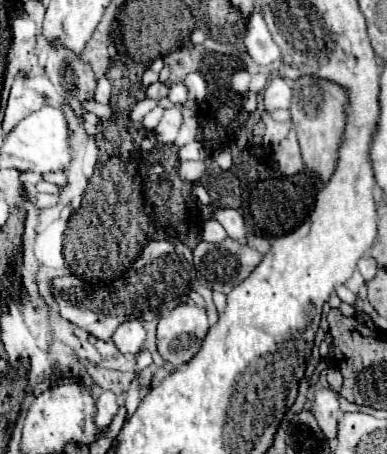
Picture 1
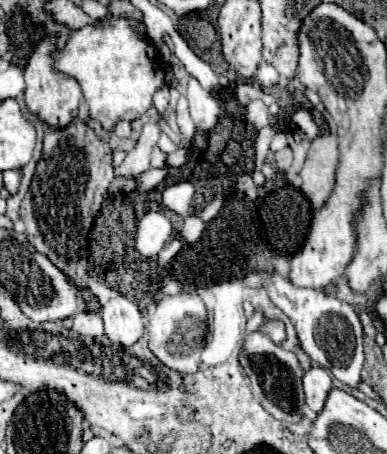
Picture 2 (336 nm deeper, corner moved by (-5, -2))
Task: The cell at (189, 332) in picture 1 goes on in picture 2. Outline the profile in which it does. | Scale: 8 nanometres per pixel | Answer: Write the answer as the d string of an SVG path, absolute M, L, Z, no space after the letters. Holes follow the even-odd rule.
M180 292L176 296L164 296L150 320L150 350L152 354L172 370L196 372L200 366L200 354L206 334L206 306L198 294Z

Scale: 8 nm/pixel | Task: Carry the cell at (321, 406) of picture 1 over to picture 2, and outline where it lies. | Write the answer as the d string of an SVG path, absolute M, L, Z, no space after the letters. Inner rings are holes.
M312 366L308 372L304 372L304 394L306 394L306 404L310 410L316 414L320 408L324 408L324 400L328 398L328 392L332 390L332 378L328 370L320 366Z

